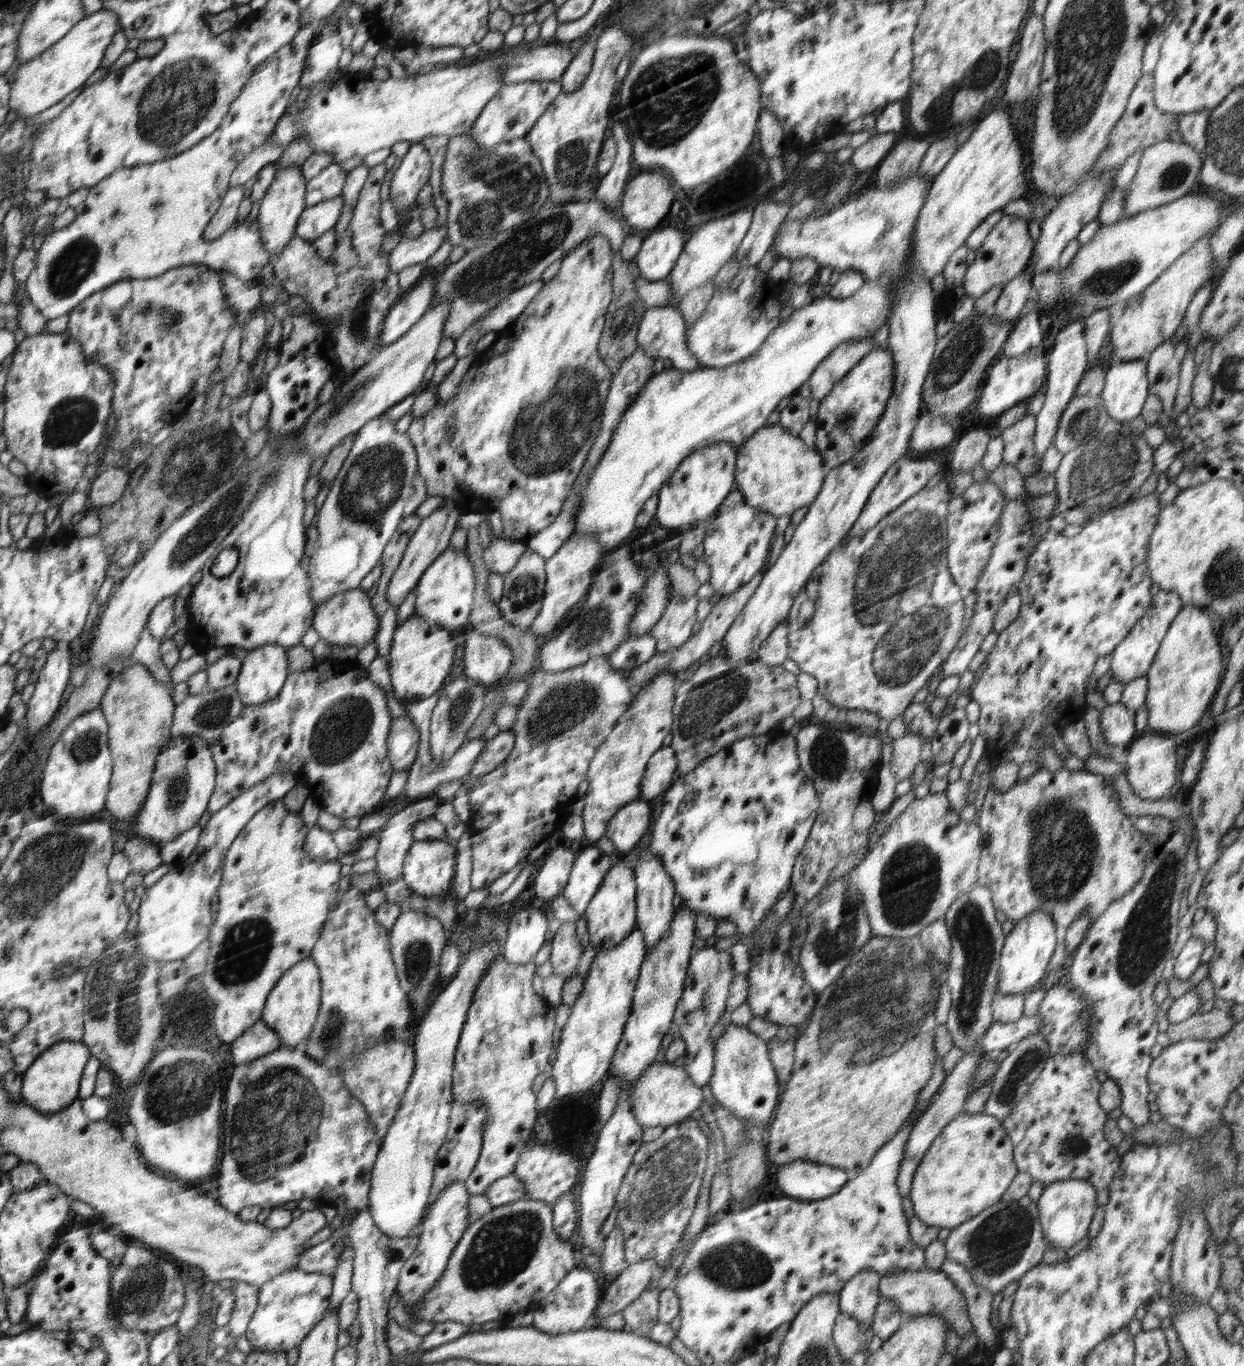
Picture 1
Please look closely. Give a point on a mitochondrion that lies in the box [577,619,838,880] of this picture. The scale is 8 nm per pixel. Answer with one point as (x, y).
(703, 709)

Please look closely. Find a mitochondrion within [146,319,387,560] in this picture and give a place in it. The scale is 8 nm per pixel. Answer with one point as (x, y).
(198, 458)

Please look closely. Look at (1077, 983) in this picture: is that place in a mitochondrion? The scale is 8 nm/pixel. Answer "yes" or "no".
no

